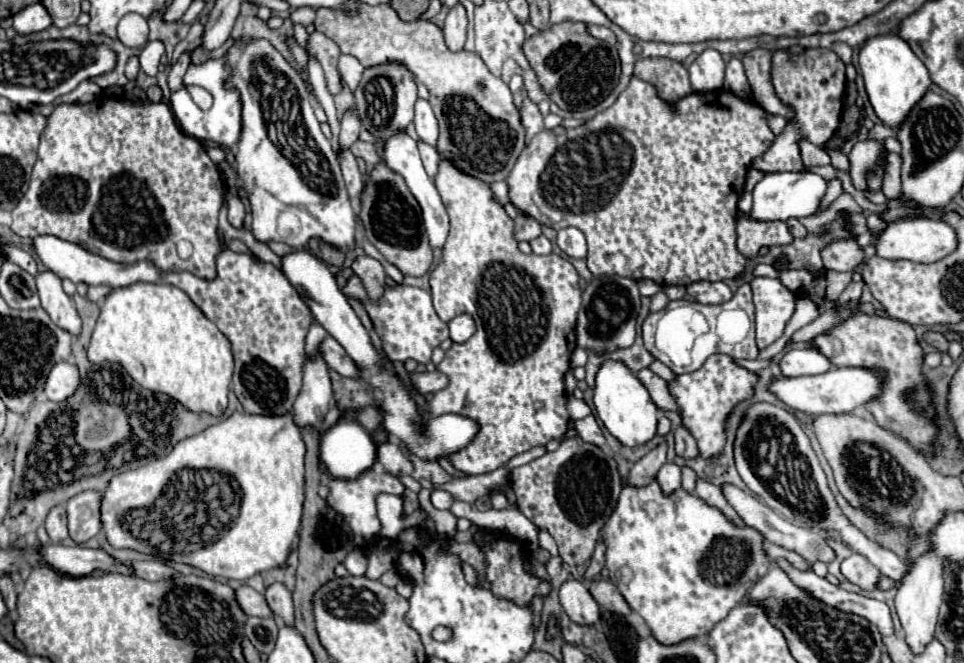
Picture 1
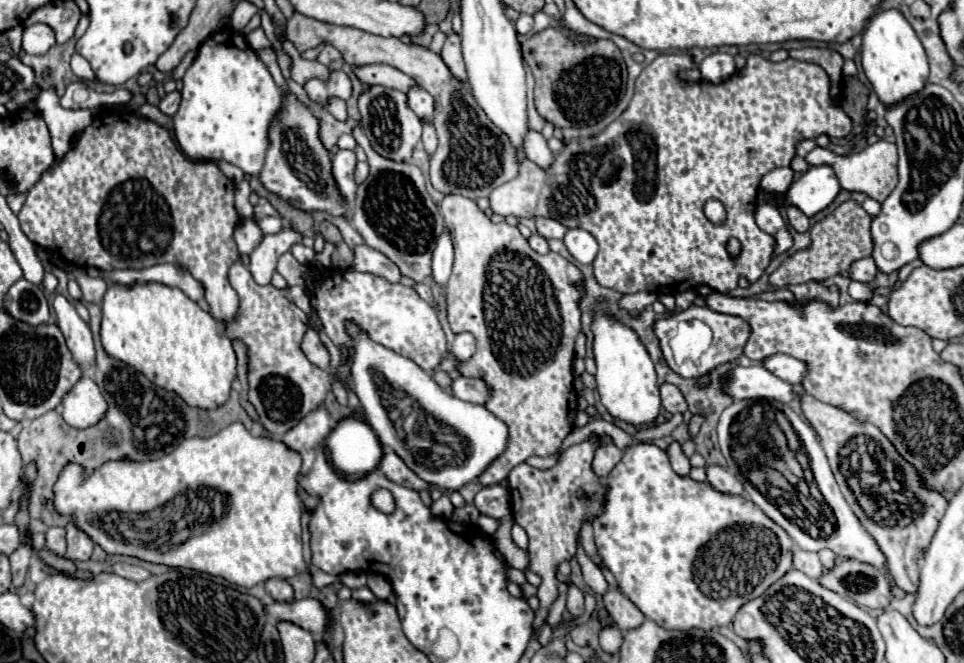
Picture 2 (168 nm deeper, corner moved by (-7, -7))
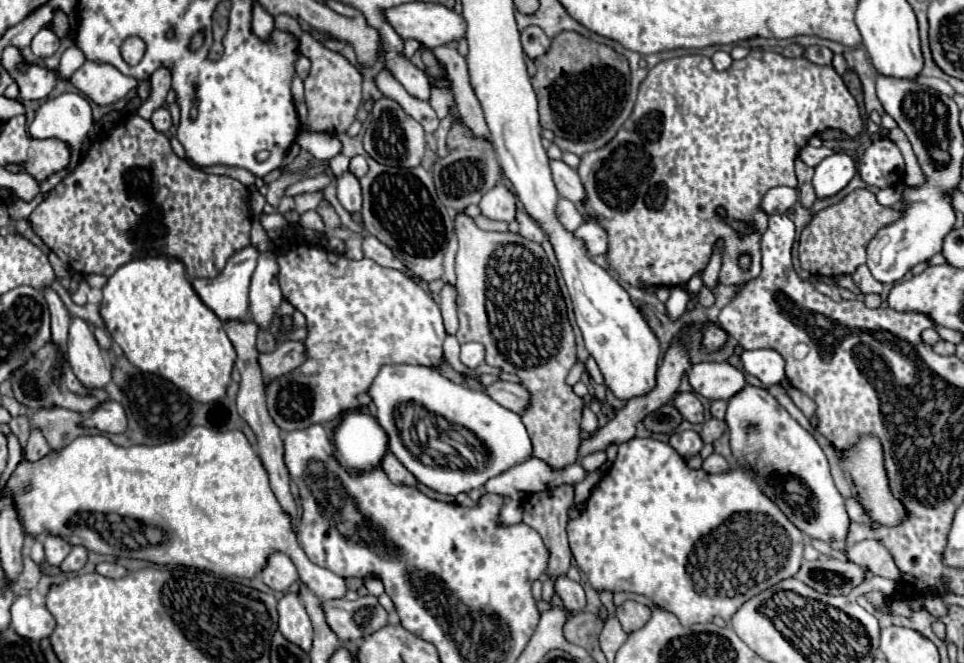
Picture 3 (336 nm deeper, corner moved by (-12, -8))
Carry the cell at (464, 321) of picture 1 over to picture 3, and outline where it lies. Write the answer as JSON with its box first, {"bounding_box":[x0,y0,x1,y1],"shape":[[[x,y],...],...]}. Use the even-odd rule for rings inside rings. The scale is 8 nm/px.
{"bounding_box":[461,343,485,369],"shape":[[[463,343],[461,345],[461,363],[465,363],[467,367],[475,369],[483,363],[485,359],[485,351],[481,343]]]}

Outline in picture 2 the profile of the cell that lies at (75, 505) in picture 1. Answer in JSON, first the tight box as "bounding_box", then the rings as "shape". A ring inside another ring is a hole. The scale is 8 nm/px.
{"bounding_box":[64,522,92,562],"shape":[[[68,522],[66,526],[66,554],[64,558],[76,562],[76,560],[88,560],[92,556],[92,540],[88,540],[88,536],[84,536],[84,532],[80,532],[78,528],[72,528],[72,522]]]}

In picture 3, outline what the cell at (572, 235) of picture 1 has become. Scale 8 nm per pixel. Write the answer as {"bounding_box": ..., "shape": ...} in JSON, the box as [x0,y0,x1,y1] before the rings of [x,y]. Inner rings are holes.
{"bounding_box":[573,221,607,257],"shape":[[[593,221],[583,223],[573,235],[581,237],[581,241],[585,241],[585,249],[591,257],[603,255],[607,251],[607,233]]]}

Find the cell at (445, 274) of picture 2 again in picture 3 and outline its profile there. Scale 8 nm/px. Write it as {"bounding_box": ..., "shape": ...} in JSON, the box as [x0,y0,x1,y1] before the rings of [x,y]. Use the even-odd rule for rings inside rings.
{"bounding_box":[441,283,457,333],"shape":[[[447,283],[441,289],[441,313],[443,313],[443,323],[445,323],[445,331],[447,333],[457,333],[457,291],[455,285]]]}

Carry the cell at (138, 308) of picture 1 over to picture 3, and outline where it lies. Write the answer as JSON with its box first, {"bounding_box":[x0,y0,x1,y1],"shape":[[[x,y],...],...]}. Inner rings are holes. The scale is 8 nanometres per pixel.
{"bounding_box":[101,257,235,403],"shape":[[[147,257],[133,259],[127,265],[119,267],[103,287],[101,317],[111,339],[123,349],[125,357],[137,369],[173,381],[173,385],[185,389],[189,397],[201,403],[219,401],[225,397],[235,365],[235,349],[225,335],[221,319],[193,291],[189,279],[185,277],[181,261],[169,261],[169,257]]]}

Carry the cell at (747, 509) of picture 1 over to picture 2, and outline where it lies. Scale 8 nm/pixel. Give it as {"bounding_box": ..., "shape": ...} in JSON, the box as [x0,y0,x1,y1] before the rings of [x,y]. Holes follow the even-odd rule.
{"bounding_box":[706,464,742,494],"shape":[[[710,464],[710,466],[706,466],[706,476],[708,476],[708,482],[720,492],[742,494],[740,480],[732,472],[728,472],[726,468],[722,468],[718,464]]]}

